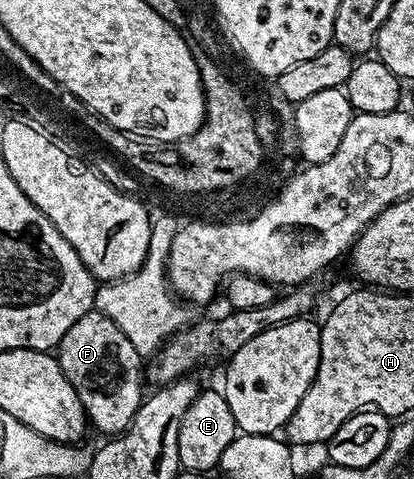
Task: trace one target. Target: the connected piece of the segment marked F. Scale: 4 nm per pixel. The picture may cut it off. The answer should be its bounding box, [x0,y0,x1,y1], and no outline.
[58,308,146,436]

